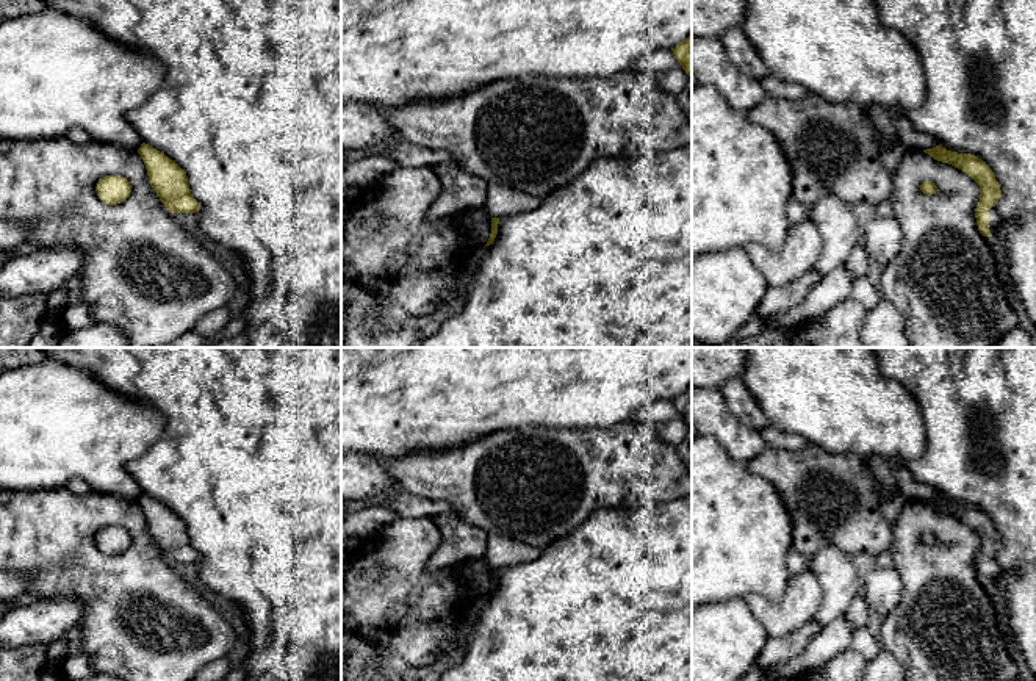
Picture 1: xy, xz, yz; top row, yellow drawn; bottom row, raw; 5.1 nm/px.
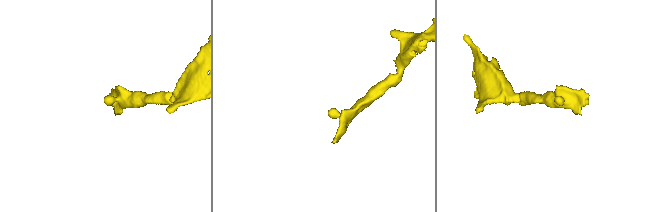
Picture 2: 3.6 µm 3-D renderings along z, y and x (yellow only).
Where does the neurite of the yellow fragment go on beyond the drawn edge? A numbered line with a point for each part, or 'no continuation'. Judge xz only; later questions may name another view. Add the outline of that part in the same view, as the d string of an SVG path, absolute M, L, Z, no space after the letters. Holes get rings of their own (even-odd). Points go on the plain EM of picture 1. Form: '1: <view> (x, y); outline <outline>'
no continuation

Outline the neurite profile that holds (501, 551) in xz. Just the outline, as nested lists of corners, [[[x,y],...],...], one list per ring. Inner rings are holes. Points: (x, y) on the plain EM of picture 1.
[[[498,534],[487,535],[487,549],[484,557],[488,560],[491,568],[502,568],[516,564],[526,564],[540,556],[538,548],[509,540]]]

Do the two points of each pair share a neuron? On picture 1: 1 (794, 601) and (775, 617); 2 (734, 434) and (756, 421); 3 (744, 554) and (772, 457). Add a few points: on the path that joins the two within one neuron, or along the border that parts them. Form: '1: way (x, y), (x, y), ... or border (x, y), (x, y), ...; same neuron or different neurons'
1: way (789, 606), (780, 616); same neuron
2: border (723, 398), (728, 409), (742, 423), (758, 431); different neurons
3: border (745, 464), (773, 487), (786, 511); different neurons

